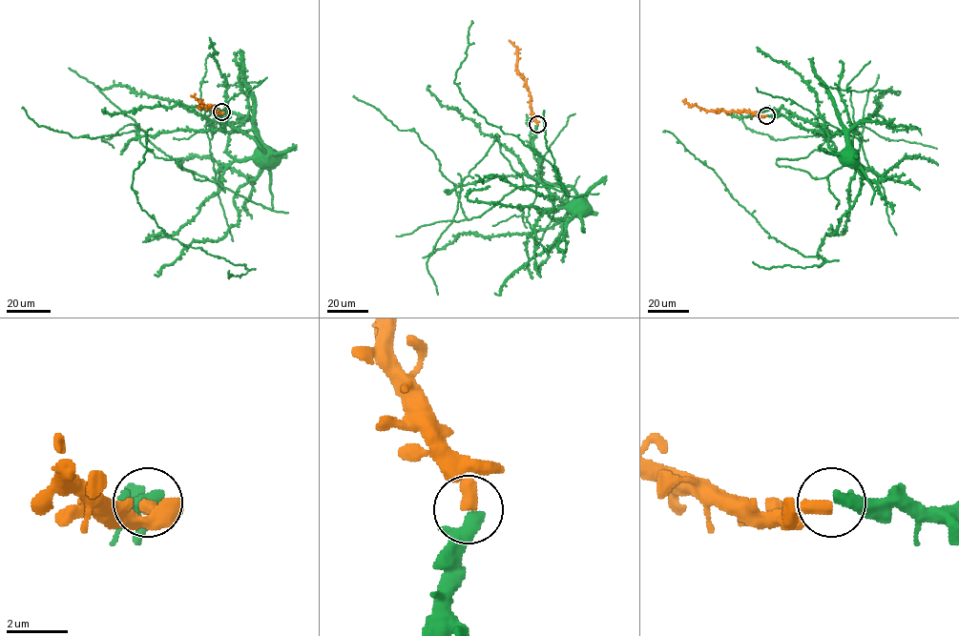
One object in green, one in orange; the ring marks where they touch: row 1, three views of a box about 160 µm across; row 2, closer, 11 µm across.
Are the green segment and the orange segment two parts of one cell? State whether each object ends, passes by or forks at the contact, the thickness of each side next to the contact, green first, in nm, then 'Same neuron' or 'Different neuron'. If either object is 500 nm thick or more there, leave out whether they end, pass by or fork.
At the ring green passes by. At the ring orange ends. Thickness 360 nm (green) against 440 nm. Same neuron

